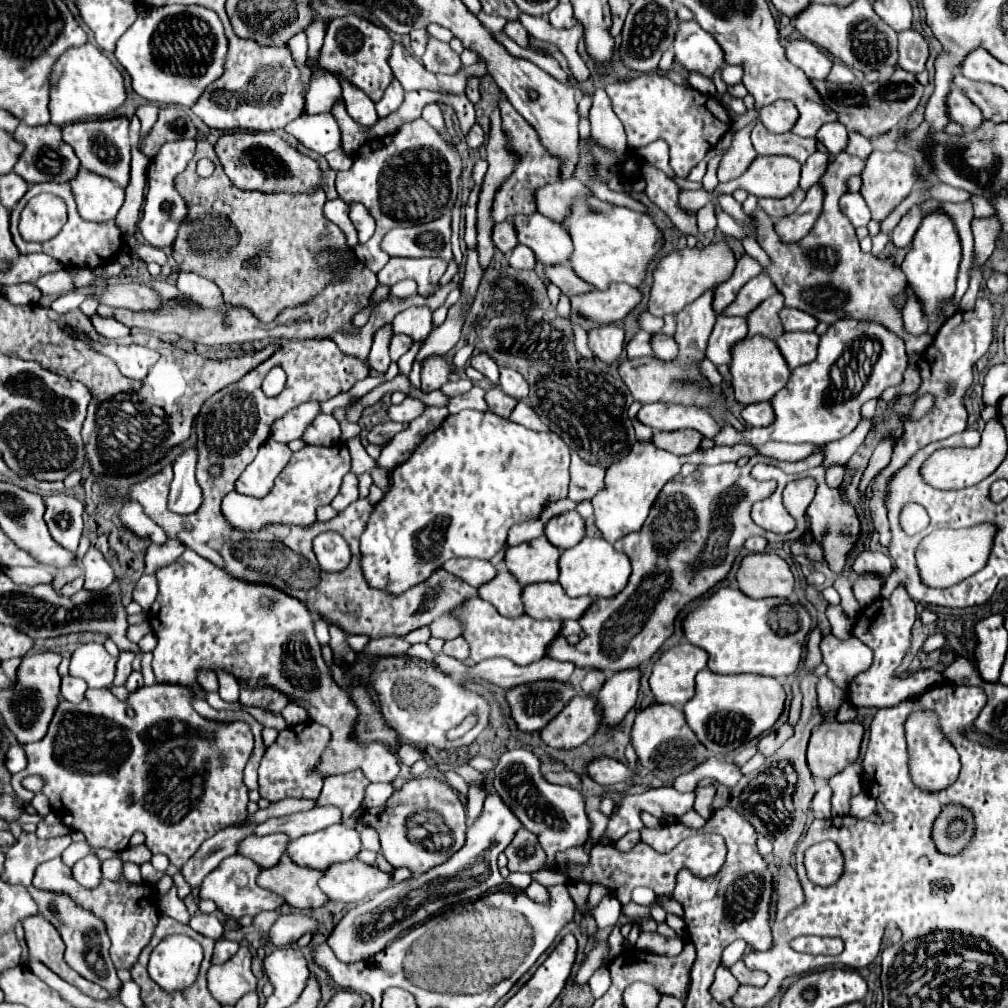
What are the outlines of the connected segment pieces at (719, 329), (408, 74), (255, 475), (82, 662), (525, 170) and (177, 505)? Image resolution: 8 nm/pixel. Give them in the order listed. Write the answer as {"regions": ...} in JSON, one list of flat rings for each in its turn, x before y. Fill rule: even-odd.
{"regions":[[[718,316,716,326,712,330,712,336,708,340,708,358,720,366,730,364,732,360,732,348,748,336,748,324,744,318,732,318,732,316]],[[394,42,392,54,390,54,390,66,392,66,394,76,400,80,402,88,406,92,426,88,426,90,442,90,442,92,460,94,460,92,464,92,470,78,488,76,484,58,480,58,476,64,472,64,452,76,432,74,422,66,420,60,416,60,412,54,408,54,400,42]],[[266,440,248,470,244,470,236,480,236,492,252,498,264,498,272,490,276,476,284,470,290,456,292,450,286,444]],[[82,644,70,660,70,676,86,680,90,688,108,688,114,680,116,658,102,644]],[[500,94,500,112,502,112,502,122,504,122,504,132,508,134,512,142,512,150,520,154,520,166,516,166,516,170,512,172,512,178,508,178,508,182,504,182,504,186,500,186,500,190,496,192,494,222,508,220,516,214,526,214,526,216,534,214,536,212,536,198,534,198,536,190,546,184,556,182,556,158,552,158,552,154,548,154,548,150,540,146,540,138,536,138,536,130,532,130,532,126,524,118,520,118,520,114,514,110,508,98,504,98,504,94]],[[188,448,174,462,174,480,170,488,168,506,176,514,196,512,202,504,202,488,194,478,196,460,198,460,196,448]]]}

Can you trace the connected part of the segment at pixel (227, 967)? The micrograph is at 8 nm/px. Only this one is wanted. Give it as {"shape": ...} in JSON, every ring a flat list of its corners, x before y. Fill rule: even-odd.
{"shape":[[242,944,240,950,224,964,210,966,208,990,220,1004,236,1004,244,994,256,990,256,976,250,968,250,950]]}

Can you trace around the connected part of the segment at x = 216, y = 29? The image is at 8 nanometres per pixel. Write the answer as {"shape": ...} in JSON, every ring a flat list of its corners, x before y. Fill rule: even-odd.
{"shape":[[170,4,154,6,146,10,138,20,128,28,128,32,118,40,114,56,132,76,132,88,146,98,148,102,160,104,180,104,194,106,200,94,224,72,224,60,228,52,228,38,224,36,224,26,214,10,208,10,198,4]]}

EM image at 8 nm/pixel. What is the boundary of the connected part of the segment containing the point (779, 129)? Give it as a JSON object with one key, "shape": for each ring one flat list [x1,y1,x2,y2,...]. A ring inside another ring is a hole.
{"shape":[[776,100,776,102,772,102,772,104,768,104,760,110,762,124,770,132,776,132,776,134,790,132,794,128,798,116,800,114,798,114,796,106,790,100]]}

